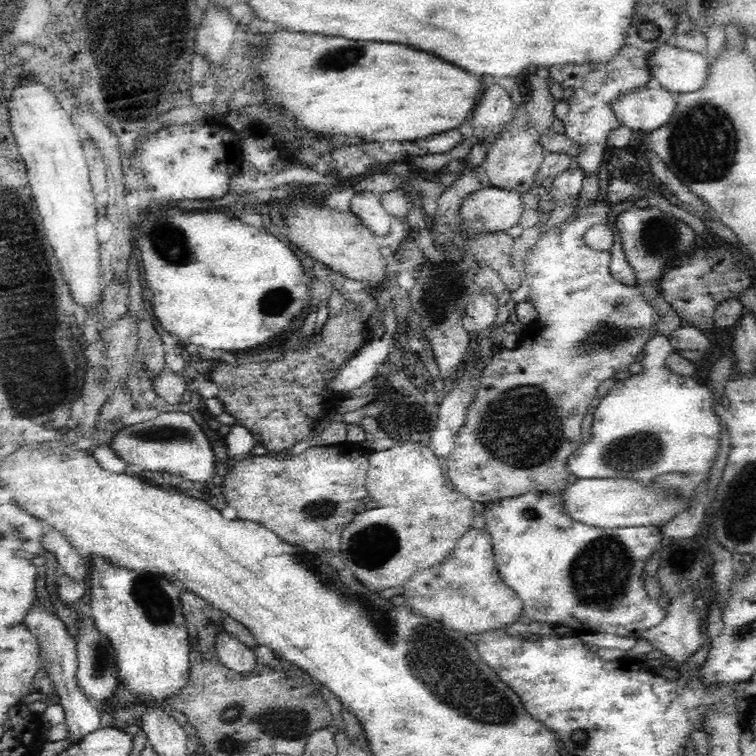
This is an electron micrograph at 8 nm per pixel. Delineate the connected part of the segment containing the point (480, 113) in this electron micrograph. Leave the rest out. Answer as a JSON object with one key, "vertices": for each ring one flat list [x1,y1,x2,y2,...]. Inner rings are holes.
{"vertices":[[480,78,480,96,474,102,470,116,472,116,472,127,474,128,473,137,483,137,492,131,501,132,504,123,511,119,511,110,517,105,510,99,509,92,503,89,502,86,495,83,494,80,488,78]]}

